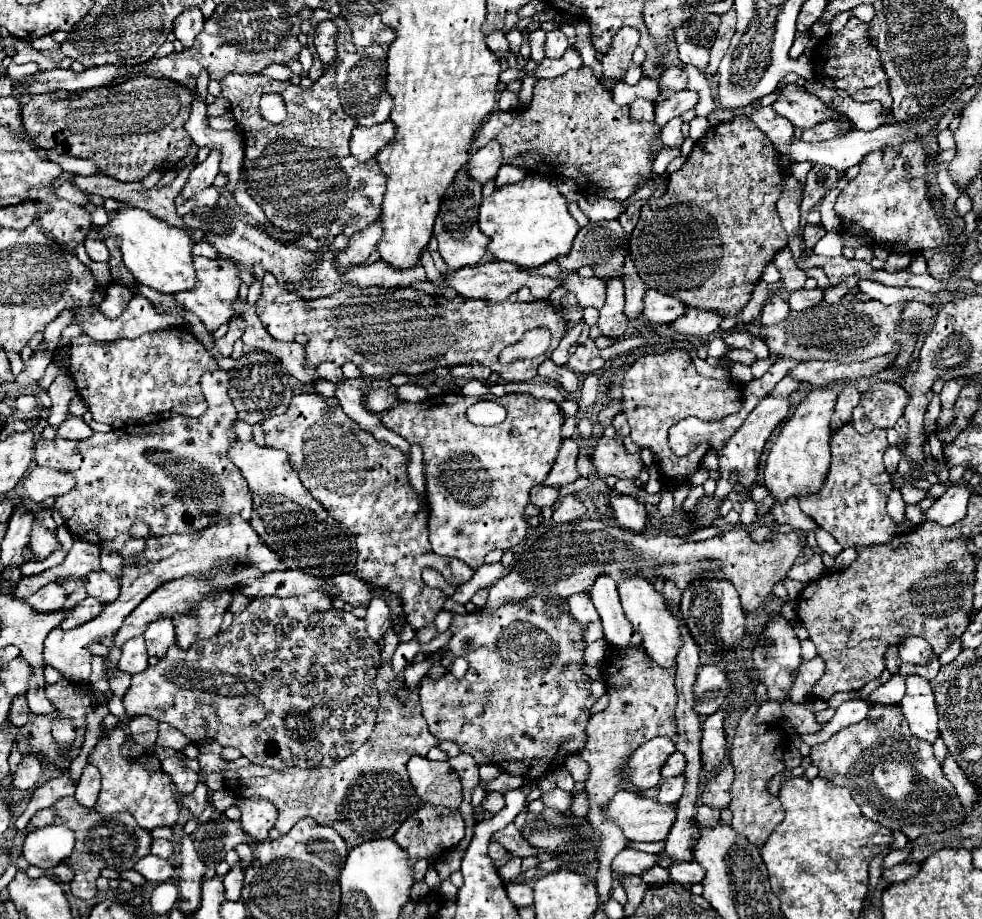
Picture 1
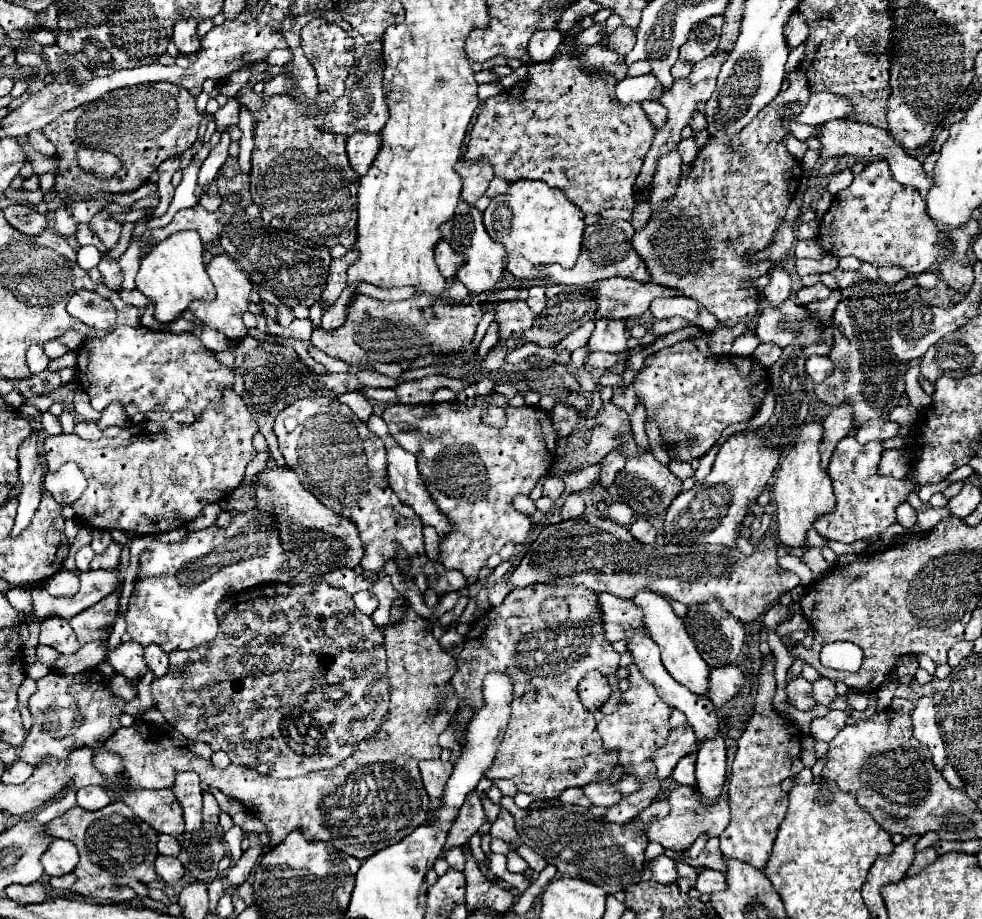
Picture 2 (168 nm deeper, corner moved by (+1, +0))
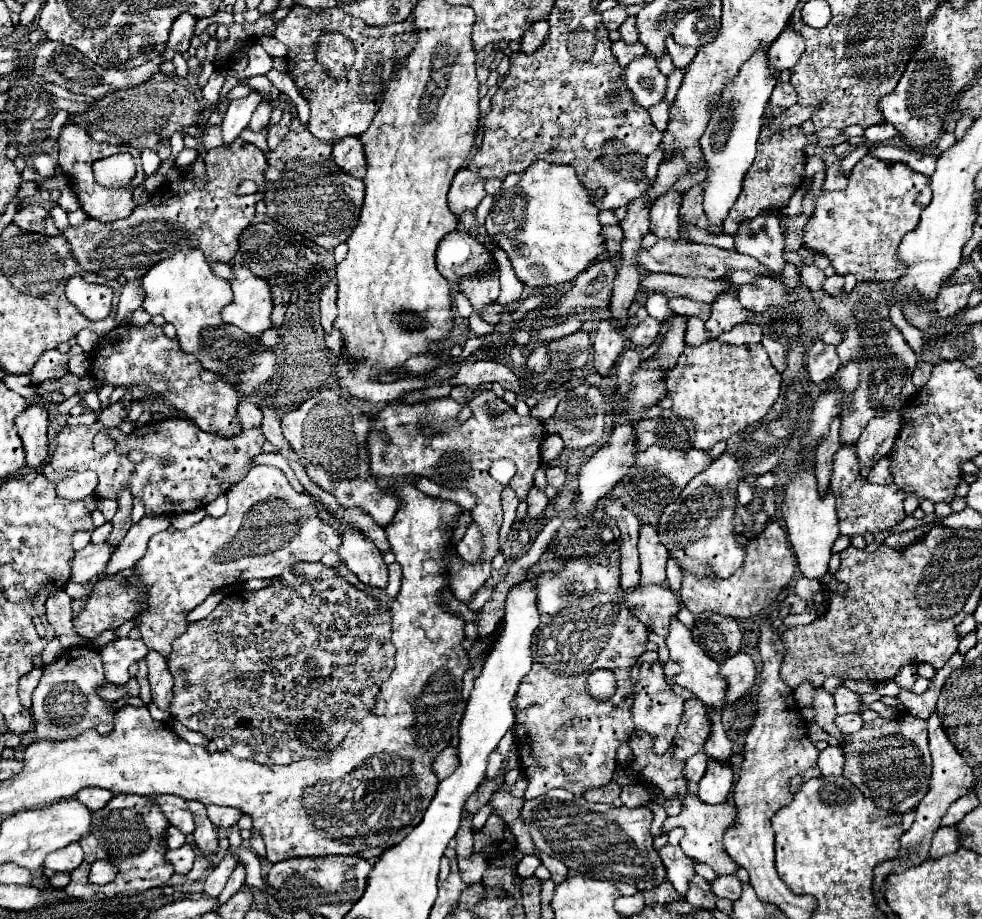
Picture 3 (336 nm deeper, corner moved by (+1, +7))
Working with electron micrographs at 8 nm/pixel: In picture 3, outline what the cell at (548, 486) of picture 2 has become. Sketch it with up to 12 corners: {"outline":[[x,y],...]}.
{"outline":[[561,466],[547,468],[547,480],[557,490],[565,486]]}

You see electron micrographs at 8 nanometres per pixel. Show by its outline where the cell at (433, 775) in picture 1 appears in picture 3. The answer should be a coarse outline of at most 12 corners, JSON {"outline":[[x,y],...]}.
{"outline":[[447,746],[435,758],[435,774],[445,780],[459,764],[455,748]]}

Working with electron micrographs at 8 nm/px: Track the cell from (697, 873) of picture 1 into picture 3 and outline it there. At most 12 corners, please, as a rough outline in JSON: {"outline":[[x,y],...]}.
{"outline":[[735,874],[719,876],[711,890],[719,898],[735,902],[741,882]]}

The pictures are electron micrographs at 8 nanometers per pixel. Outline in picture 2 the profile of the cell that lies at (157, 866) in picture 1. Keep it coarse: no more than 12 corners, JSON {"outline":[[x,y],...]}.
{"outline":[[155,859],[155,871],[167,885],[183,877],[179,859]]}

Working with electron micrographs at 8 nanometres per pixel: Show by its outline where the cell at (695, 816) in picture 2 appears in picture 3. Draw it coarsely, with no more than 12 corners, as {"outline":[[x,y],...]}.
{"outline":[[687,794],[681,814],[681,850],[709,864],[717,876],[739,868],[723,848],[723,832],[735,820],[733,804],[703,804]]}

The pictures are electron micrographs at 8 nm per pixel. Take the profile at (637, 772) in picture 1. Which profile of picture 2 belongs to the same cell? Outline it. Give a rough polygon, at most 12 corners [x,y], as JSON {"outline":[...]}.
{"outline":[[689,723],[669,733],[655,753],[657,779],[665,781],[681,757],[697,751]]}

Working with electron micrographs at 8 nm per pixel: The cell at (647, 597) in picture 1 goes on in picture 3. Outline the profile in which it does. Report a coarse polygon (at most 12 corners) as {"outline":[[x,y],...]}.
{"outline":[[671,620],[667,648],[683,670],[675,684],[715,710],[725,680],[691,632]]}

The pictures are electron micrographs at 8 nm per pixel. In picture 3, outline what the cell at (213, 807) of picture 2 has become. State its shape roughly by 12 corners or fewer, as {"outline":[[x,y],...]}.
{"outline":[[207,806],[217,828],[231,828],[243,816],[239,808]]}

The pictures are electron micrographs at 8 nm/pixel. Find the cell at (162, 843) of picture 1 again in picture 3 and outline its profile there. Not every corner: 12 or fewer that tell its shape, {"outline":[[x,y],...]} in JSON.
{"outline":[[175,826],[167,830],[167,846],[181,848],[187,836],[181,834]]}

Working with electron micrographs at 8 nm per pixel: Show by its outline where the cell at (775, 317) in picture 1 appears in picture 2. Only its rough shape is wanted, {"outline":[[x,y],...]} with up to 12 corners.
{"outline":[[771,267],[763,295],[779,305],[791,295],[791,277]]}

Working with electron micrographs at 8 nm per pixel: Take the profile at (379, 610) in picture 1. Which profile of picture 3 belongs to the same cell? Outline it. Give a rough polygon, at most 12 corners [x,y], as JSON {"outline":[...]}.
{"outline":[[389,564],[387,596],[395,598],[401,588],[401,568]]}

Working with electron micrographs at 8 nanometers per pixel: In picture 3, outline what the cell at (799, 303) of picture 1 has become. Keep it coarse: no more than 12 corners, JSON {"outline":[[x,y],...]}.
{"outline":[[833,274],[823,290],[831,296],[843,296],[843,276]]}

